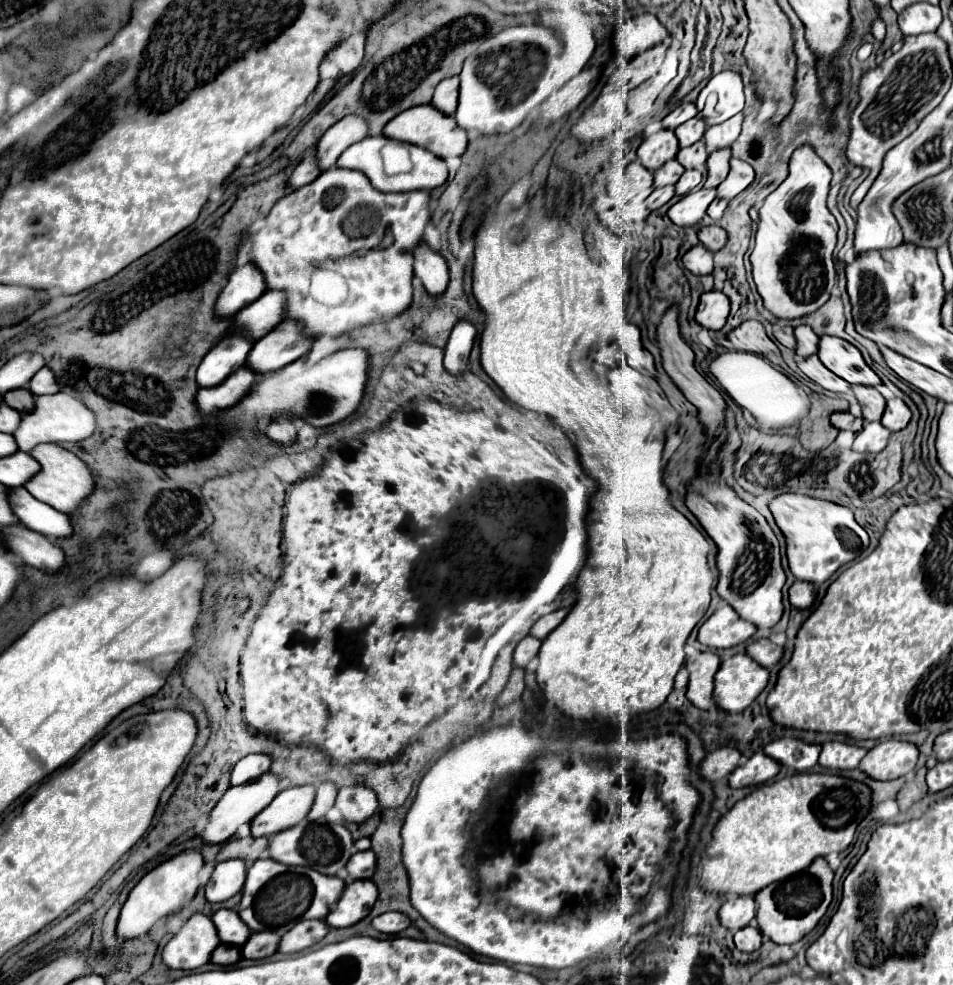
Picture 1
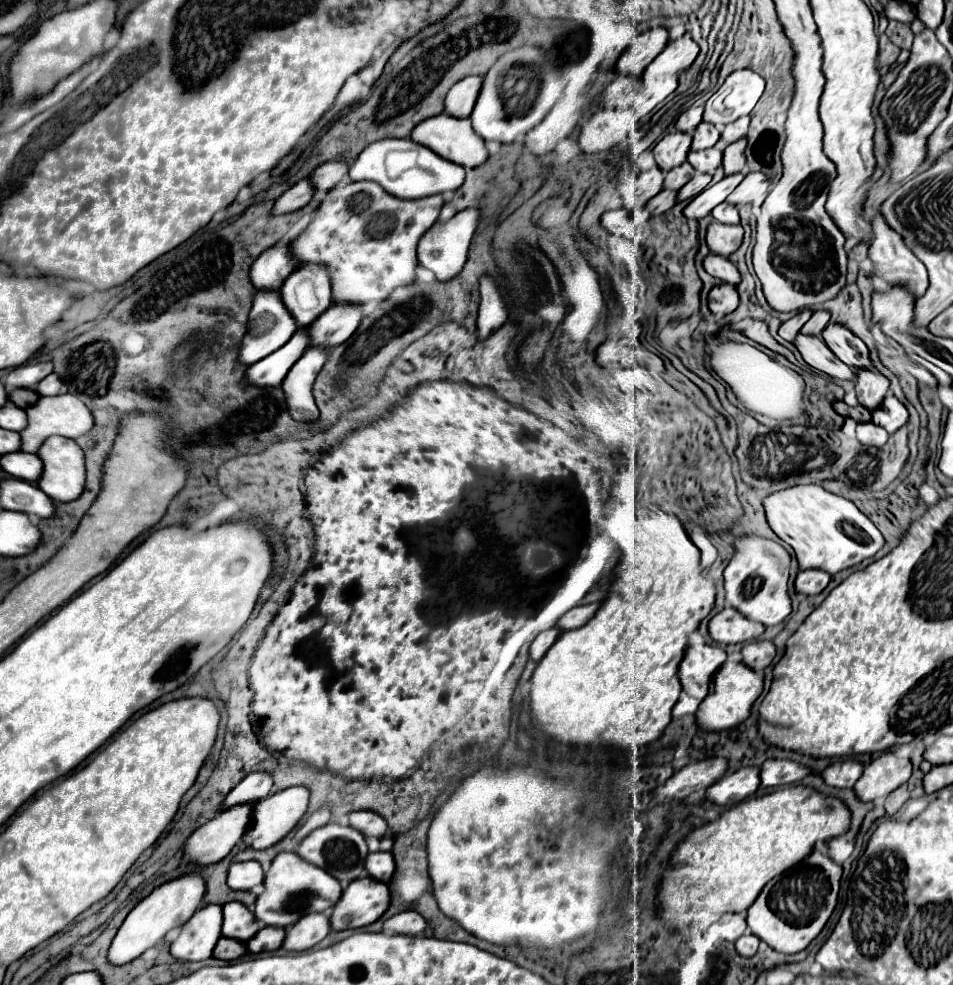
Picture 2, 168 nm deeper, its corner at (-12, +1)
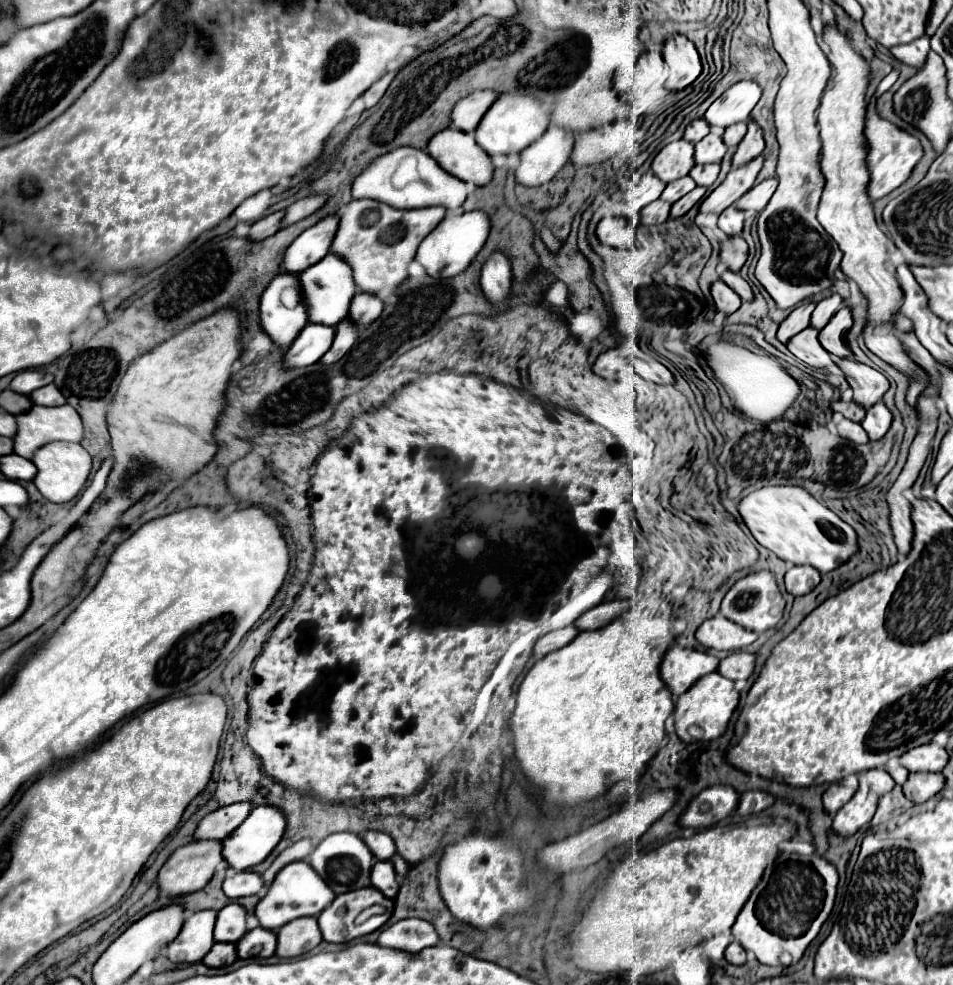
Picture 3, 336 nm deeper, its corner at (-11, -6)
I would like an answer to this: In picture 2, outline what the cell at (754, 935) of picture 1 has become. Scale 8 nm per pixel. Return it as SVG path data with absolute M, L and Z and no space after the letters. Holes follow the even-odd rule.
M744 933L744 935L736 941L736 951L738 951L738 955L742 955L742 957L752 957L752 955L756 953L756 949L758 949L758 943L760 943L760 939L756 939L752 933Z

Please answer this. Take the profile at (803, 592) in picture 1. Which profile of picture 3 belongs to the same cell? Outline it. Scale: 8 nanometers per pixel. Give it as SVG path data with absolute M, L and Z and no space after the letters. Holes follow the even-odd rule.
M793 566L785 574L785 588L793 596L809 594L821 582L821 572L811 566Z

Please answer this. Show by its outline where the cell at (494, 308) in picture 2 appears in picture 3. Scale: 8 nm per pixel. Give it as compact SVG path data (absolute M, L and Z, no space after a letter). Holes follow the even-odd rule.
M495 252L489 256L481 270L481 290L489 304L501 304L511 294L511 264L505 254Z

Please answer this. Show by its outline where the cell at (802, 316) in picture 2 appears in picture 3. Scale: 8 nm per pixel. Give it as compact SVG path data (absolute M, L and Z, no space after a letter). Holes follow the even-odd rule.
M809 302L809 304L801 304L797 306L779 326L779 332L777 332L777 340L787 344L795 334L799 334L801 330L805 330L809 326L809 318L811 318L811 312L813 312L815 304Z

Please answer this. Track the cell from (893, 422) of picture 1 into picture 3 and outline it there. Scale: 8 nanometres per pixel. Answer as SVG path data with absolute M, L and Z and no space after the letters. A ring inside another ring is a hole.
M877 402L875 406L871 406L867 410L867 416L861 422L861 426L865 428L865 432L869 434L871 440L881 440L887 434L887 430L891 428L891 422L893 422L891 410L883 402Z

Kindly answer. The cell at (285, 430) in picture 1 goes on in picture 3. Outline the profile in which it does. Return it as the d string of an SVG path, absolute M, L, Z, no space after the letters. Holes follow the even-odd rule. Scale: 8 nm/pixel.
M349 320L339 322L337 332L335 332L335 340L333 340L331 348L321 356L319 364L335 364L353 346L355 338L357 338L357 328Z

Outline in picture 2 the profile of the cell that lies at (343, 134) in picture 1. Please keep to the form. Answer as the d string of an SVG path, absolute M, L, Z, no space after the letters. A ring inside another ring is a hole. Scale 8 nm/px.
M334 159L330 163L324 163L320 165L312 175L310 175L310 181L314 185L314 189L318 193L326 193L330 191L332 187L336 187L342 177L348 173L348 165L344 163L344 159Z

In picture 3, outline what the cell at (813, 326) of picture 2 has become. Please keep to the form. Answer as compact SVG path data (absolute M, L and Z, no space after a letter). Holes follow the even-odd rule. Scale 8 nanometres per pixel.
M837 294L821 300L811 314L811 328L823 330L823 326L827 326L827 322L833 318L833 314L839 310L839 306L841 306L841 296L837 296Z

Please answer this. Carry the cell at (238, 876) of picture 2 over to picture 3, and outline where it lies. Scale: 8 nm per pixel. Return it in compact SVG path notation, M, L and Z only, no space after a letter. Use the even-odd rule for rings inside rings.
M239 872L231 878L225 878L223 892L229 898L241 898L241 896L253 896L263 890L263 880L255 872Z

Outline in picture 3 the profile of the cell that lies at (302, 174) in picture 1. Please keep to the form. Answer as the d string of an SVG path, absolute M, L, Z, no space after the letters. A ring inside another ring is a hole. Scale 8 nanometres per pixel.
M279 210L279 212L273 212L273 214L257 220L257 222L251 226L251 230L249 230L249 238L251 238L251 240L269 238L269 236L275 234L277 230L281 230L283 216L285 216L285 210Z

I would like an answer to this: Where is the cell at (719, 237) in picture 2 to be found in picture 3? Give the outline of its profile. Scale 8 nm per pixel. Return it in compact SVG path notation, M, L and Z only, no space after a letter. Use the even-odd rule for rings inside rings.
M729 236L723 244L721 244L721 252L719 252L719 260L723 264L727 264L729 270L739 272L741 266L745 264L749 254L747 242L741 236Z

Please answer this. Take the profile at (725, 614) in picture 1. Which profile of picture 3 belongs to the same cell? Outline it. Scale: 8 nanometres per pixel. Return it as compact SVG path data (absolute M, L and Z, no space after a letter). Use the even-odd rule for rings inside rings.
M717 614L715 618L709 618L699 626L697 640L705 648L713 650L739 650L753 644L757 640L757 634Z

